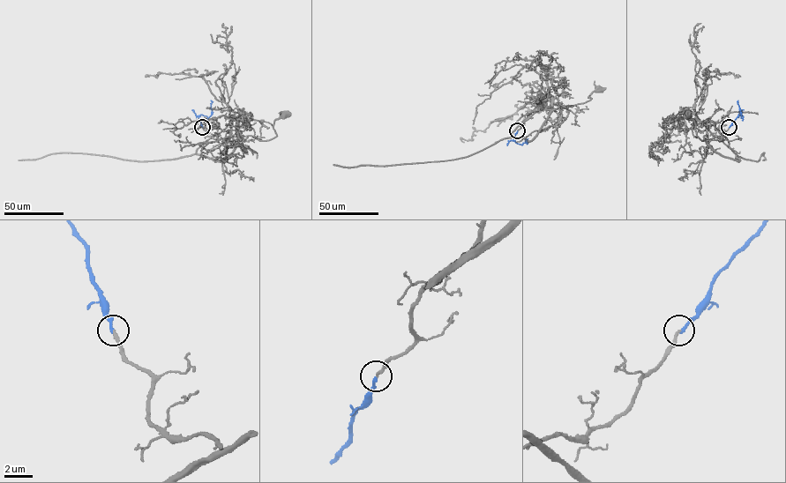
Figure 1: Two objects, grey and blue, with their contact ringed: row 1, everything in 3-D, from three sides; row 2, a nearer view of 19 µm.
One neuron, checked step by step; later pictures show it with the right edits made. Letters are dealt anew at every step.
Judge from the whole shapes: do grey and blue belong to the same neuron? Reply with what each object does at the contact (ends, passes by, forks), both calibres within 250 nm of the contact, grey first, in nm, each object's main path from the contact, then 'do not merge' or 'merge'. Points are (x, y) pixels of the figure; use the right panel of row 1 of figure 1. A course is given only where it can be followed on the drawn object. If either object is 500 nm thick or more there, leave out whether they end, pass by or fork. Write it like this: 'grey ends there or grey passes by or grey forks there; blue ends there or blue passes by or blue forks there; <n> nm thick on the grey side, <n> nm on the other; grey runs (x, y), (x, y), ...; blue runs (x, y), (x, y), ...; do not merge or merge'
grey ends there; blue ends there; 190 nm thick on the grey side, 200 nm on the other; grey runs (729, 127), (723, 135), (710, 139), (707, 147), (707, 136), (702, 140), (697, 136), (695, 123), (688, 115); blue runs (729, 127), (740, 115), (743, 117), (737, 100); merge

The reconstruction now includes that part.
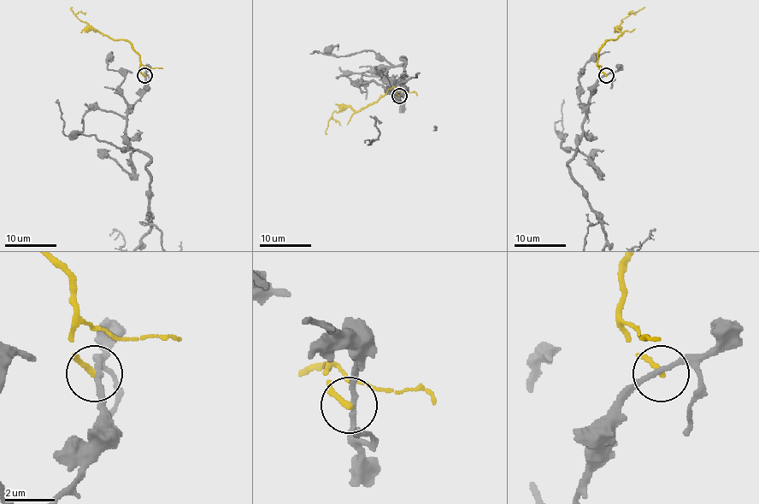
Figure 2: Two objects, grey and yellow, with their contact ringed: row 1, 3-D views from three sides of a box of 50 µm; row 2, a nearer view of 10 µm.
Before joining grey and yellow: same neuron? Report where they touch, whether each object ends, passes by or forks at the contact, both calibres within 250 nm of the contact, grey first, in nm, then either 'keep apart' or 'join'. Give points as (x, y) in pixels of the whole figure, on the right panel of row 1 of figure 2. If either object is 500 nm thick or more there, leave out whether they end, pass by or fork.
(606, 75) | grey passes by | yellow ends | 200/240 nm | keep apart

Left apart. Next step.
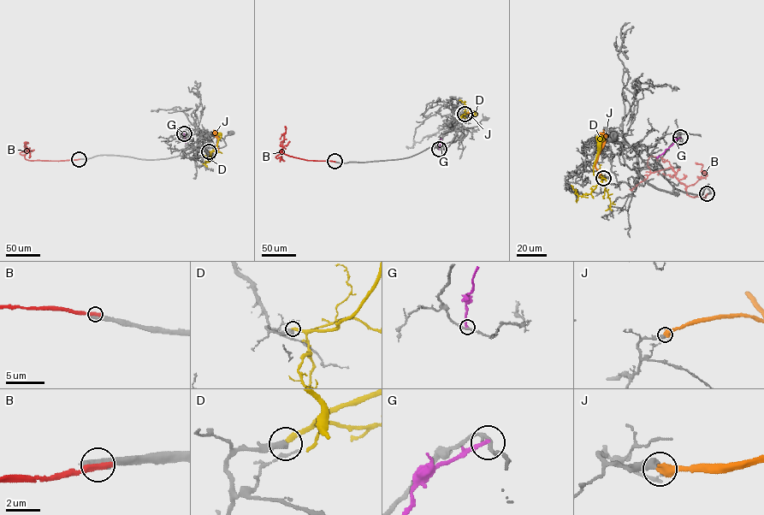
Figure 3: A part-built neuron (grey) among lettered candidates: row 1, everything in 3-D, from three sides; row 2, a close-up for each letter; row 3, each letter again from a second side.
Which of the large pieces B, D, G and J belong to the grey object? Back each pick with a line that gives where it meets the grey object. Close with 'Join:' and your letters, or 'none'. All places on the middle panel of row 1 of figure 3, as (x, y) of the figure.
Join: none

